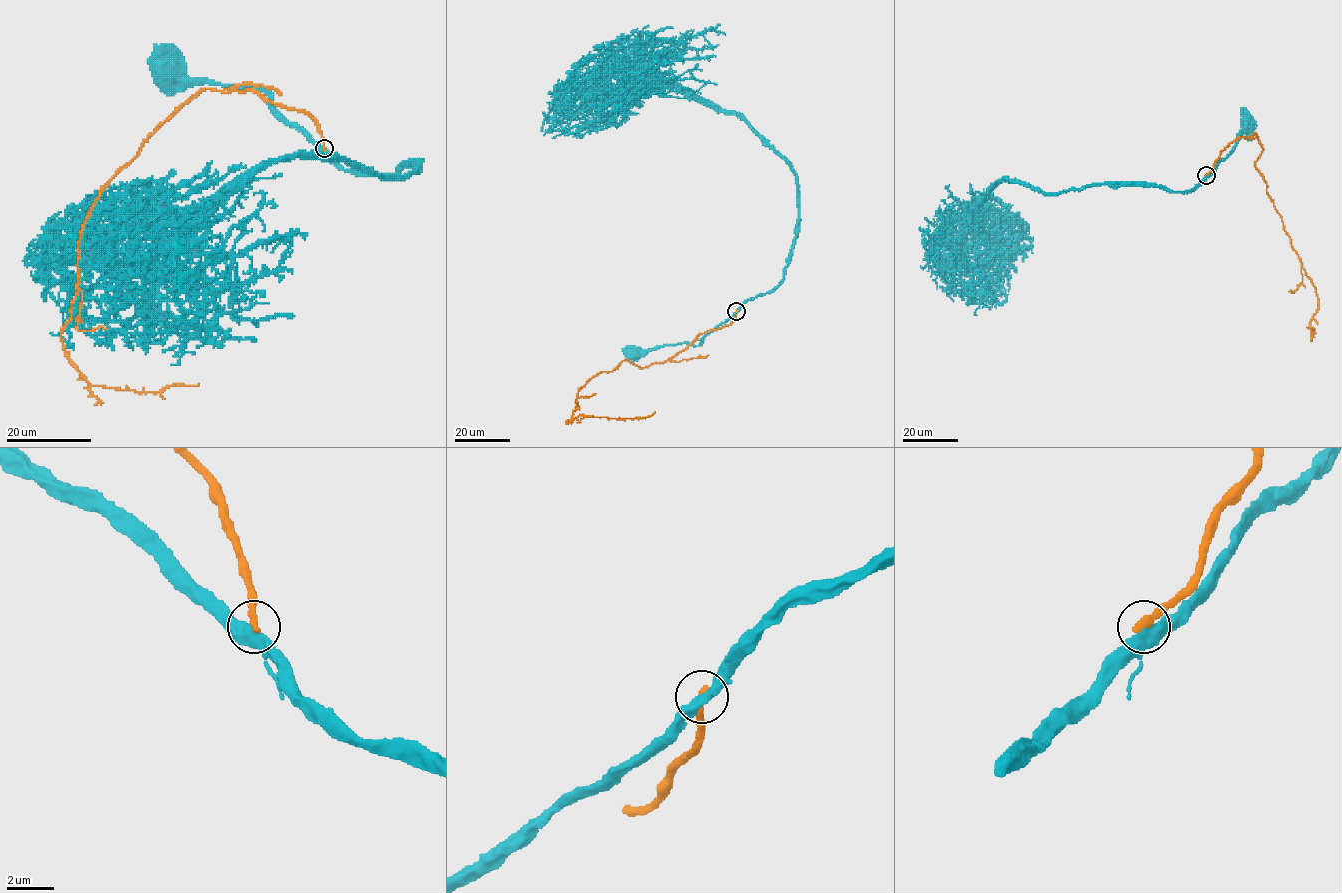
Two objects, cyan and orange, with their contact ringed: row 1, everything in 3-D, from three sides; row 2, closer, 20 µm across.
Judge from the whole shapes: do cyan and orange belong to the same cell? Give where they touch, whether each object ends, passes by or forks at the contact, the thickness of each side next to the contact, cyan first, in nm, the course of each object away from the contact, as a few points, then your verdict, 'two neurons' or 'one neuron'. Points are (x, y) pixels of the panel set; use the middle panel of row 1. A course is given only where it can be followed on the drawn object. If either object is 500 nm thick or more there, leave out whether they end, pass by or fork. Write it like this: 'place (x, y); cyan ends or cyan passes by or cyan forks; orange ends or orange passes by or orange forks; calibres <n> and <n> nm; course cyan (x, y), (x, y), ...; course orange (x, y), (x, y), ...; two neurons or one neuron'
place (736, 311); cyan passes by; orange ends; calibres 440 and 340 nm; course cyan (736, 311), (698, 345), (665, 344), (646, 350), (635, 348), (634, 352); course orange (736, 311), (663, 362), (624, 360), (600, 372), (579, 390), (566, 422), (655, 411); two neurons

